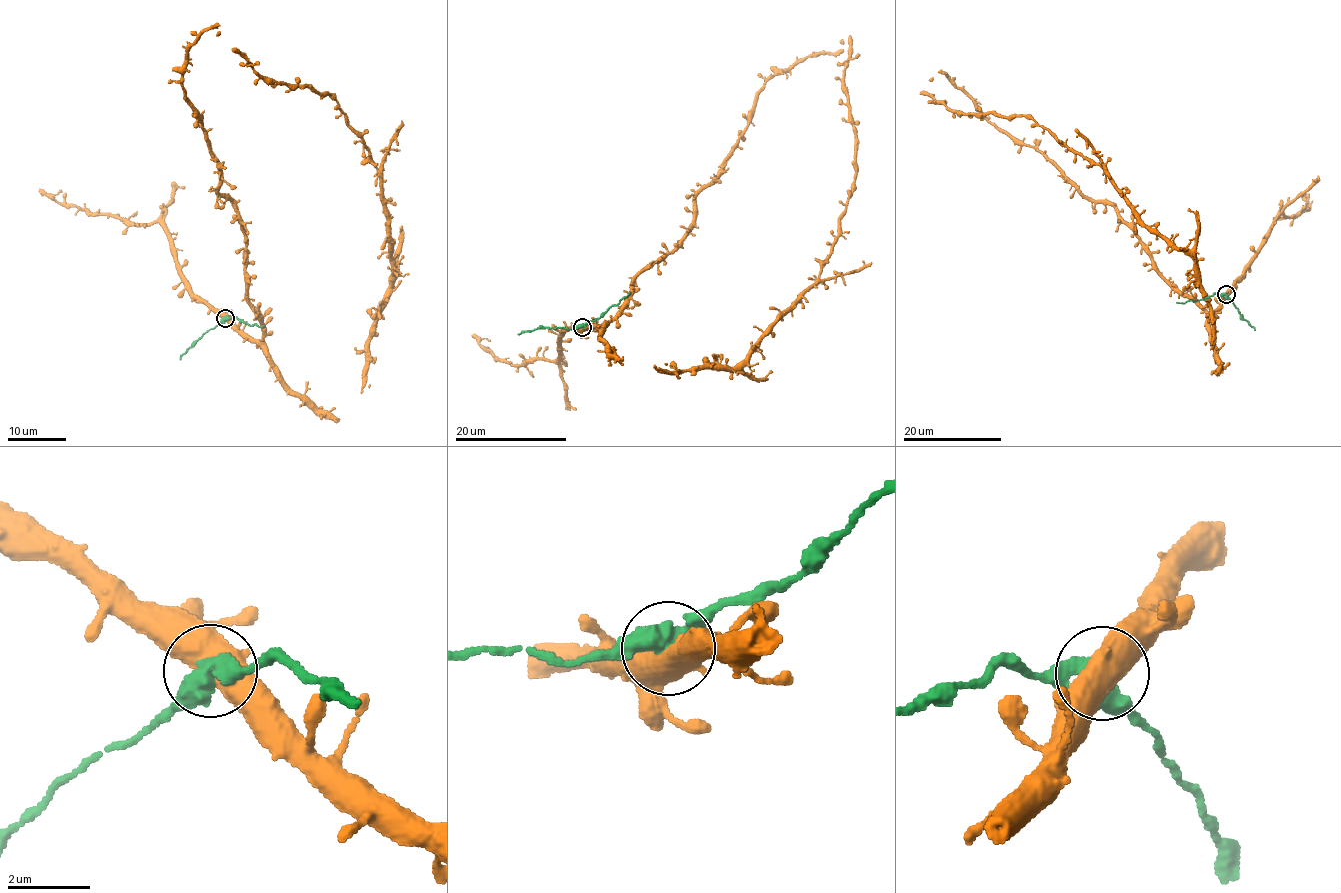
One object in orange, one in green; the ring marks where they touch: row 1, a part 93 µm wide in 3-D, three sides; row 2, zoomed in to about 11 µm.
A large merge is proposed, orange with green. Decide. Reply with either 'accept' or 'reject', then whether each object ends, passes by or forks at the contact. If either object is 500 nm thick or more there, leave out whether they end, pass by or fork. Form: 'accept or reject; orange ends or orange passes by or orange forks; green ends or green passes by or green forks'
reject

